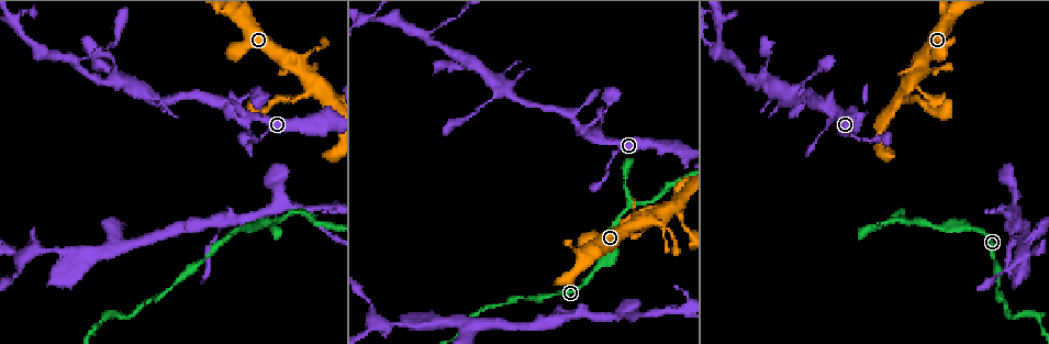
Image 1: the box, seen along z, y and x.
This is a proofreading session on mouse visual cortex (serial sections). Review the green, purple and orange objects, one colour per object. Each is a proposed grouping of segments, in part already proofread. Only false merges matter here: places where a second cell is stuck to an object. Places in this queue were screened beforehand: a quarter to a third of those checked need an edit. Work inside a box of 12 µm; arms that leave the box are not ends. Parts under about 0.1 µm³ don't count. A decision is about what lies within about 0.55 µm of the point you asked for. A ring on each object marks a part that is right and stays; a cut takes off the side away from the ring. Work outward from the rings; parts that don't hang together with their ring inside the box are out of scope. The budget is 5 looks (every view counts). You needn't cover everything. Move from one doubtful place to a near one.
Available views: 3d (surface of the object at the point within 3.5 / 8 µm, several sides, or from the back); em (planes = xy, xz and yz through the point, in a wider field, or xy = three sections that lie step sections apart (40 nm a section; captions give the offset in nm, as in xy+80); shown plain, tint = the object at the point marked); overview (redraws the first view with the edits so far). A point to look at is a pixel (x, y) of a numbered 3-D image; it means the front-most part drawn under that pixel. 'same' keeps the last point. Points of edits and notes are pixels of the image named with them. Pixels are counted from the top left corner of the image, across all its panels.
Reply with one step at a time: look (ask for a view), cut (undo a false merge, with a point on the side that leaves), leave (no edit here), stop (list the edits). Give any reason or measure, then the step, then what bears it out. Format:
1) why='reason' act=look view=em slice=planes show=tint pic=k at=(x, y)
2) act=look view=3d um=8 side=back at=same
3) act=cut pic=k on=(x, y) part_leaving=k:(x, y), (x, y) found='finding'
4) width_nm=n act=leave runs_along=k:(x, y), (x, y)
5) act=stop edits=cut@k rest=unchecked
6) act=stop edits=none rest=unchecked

why='narrows sharply' act=look view=3d um=3.5 pic=1 at=(292, 211)

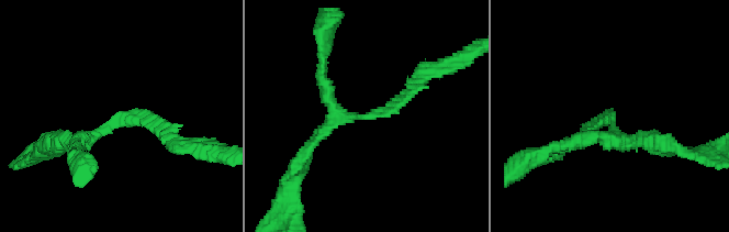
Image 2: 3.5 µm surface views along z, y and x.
act=look view=em slice=xy step=5 show=tint pic=2 at=(121, 121)

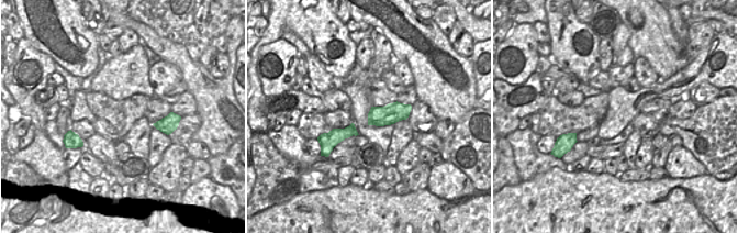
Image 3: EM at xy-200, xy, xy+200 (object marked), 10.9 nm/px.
act=look view=em slice=planes show=tint at=same

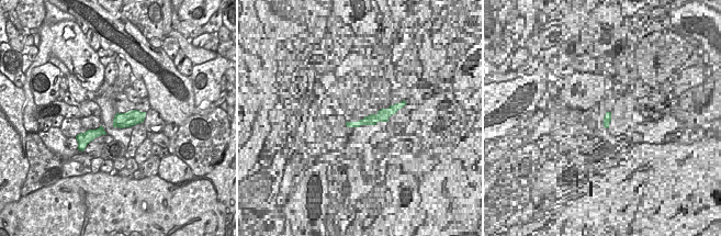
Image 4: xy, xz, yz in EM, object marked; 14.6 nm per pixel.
act=leave runs_along=2:(312, 144), (336, 116), (380, 113), (421, 79) found='one cell here'

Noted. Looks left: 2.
why='small branch off a trunk' act=look view=3d um=8 pic=1 at=(663, 210)

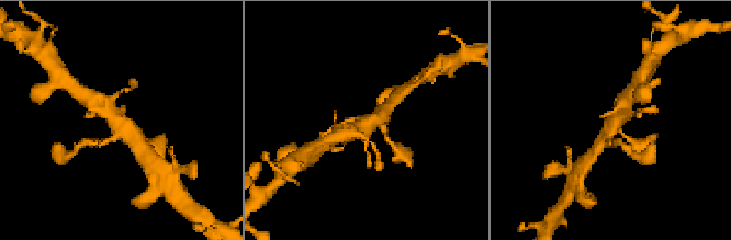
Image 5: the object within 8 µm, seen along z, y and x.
act=look view=3d um=3.5 pic=5 at=(615, 123)

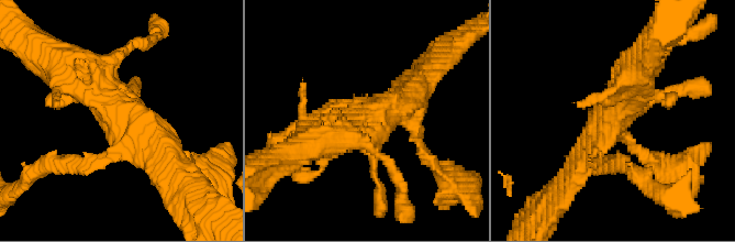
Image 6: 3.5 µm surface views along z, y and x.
act=leave runs_along=6:(74, 79), (127, 113), (175, 171) found='all the same cell'

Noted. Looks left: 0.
act=stop edits=none rest=unchecked

